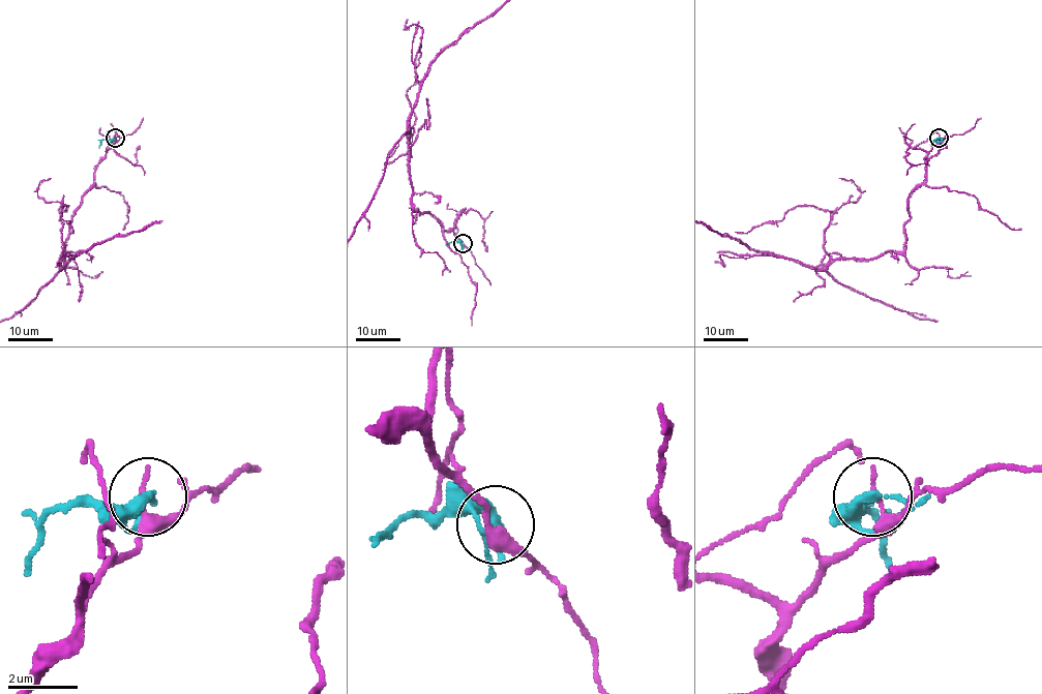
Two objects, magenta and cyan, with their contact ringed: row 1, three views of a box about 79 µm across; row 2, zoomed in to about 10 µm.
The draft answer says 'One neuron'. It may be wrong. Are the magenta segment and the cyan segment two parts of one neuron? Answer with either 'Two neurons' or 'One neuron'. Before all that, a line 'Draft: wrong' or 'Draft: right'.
Draft: wrong
Two neurons

